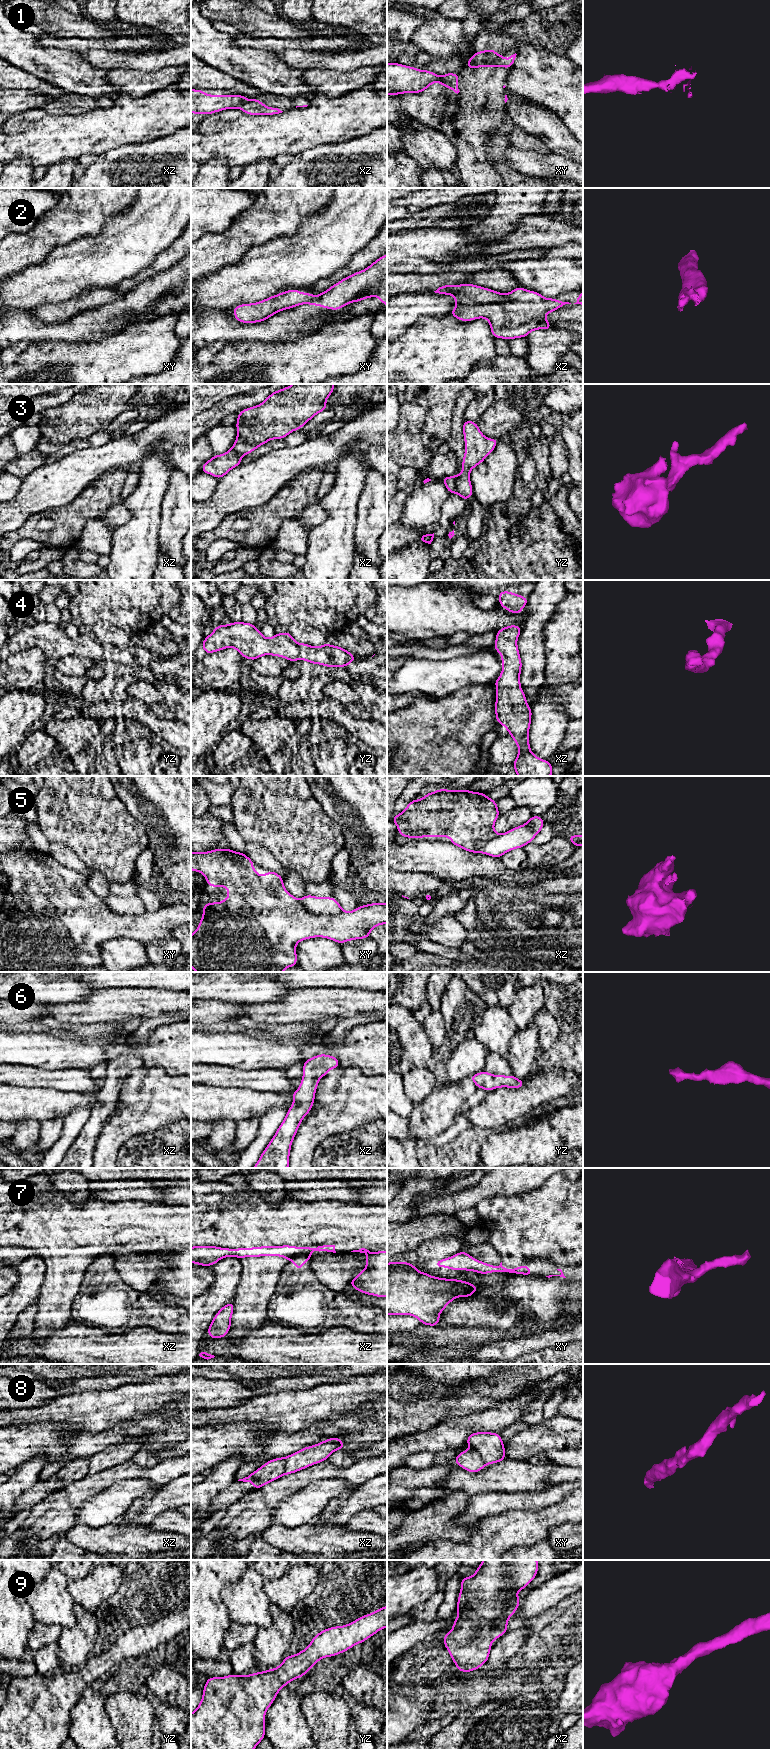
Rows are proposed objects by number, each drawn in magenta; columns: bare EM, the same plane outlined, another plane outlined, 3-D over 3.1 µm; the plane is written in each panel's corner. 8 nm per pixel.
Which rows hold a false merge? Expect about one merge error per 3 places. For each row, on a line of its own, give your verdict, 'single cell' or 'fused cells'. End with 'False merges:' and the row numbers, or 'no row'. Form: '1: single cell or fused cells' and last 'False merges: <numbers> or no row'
1: fused cells
2: fused cells
3: fused cells
4: single cell
5: fused cells
6: single cell
7: fused cells
8: fused cells
9: single cell
False merges: 1, 2, 3, 5, 7, 8

